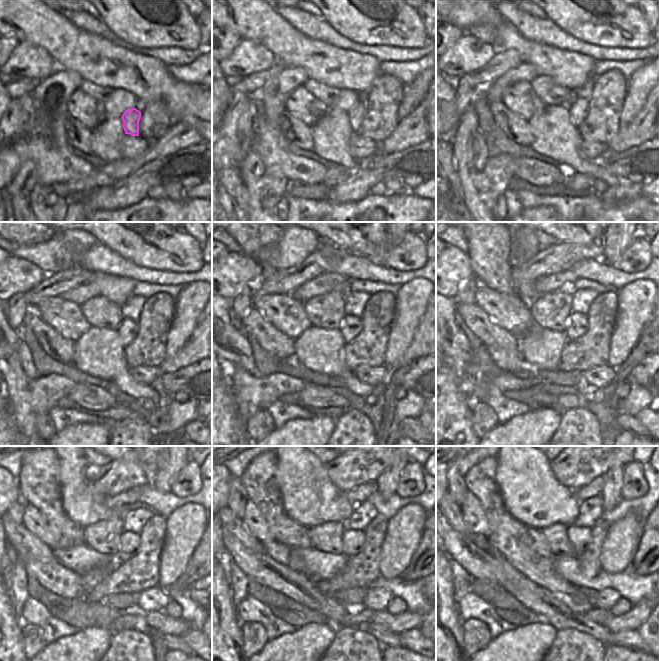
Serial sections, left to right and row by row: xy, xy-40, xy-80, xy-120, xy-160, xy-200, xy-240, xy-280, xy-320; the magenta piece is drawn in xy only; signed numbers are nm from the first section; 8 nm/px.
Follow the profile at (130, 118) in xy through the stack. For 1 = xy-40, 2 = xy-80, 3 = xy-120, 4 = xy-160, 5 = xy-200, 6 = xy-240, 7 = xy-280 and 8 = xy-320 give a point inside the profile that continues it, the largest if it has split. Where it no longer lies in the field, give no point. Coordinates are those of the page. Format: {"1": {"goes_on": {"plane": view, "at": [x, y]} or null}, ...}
{"1": {"goes_on": {"plane": "xy-40", "at": [355, 114]}}, "2": {"goes_on": {"plane": "xy-80", "at": [578, 109]}}, "3": {"goes_on": {"plane": "xy-120", "at": [127, 330]}}, "4": {"goes_on": {"plane": "xy-160", "at": [350, 327]}}, "5": {"goes_on": {"plane": "xy-200", "at": [577, 323]}}, "6": {"goes_on": {"plane": "xy-240", "at": [129, 542]}}, "7": {"goes_on": {"plane": "xy-280", "at": [353, 540]}}, "8": {"goes_on": {"plane": "xy-320", "at": [579, 537]}}}

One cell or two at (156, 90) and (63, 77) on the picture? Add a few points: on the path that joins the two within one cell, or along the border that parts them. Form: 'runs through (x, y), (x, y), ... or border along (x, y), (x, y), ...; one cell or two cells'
border along (63, 67), (75, 70), (83, 79); two cells

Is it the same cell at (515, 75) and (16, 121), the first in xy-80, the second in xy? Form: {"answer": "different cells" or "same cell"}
{"answer": "same cell"}

